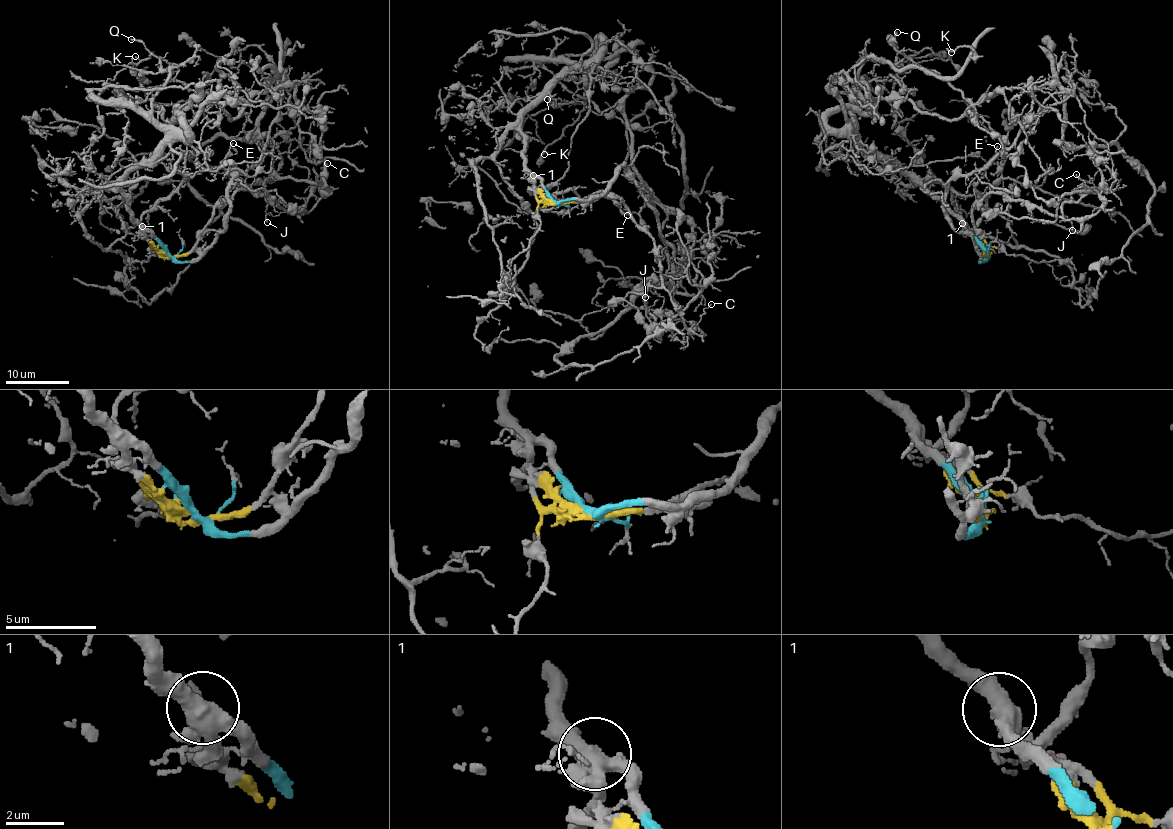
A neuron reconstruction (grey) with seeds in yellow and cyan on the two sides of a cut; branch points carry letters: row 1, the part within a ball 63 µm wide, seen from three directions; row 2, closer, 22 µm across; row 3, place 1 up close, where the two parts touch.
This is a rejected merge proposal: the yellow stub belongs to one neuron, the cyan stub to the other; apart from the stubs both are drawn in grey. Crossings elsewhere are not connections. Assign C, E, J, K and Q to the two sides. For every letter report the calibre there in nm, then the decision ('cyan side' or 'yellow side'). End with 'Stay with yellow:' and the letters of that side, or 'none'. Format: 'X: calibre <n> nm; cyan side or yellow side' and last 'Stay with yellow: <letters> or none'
C: calibre 130 nm; yellow side
E: calibre 130 nm; cyan side
J: calibre 130 nm; yellow side
K: calibre 110 nm; cyan side
Q: calibre 160 nm; cyan side
Stay with yellow: C, J

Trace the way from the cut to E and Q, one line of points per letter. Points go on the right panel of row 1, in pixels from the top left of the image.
E: (985, 253), (965, 228), (970, 229), (982, 215), (985, 200), (975, 186), (983, 174), (979, 170), (997, 146)
Q: (985, 253), (955, 214), (896, 165), (877, 159), (860, 144), (852, 88), (868, 59), (895, 61), (896, 31)

